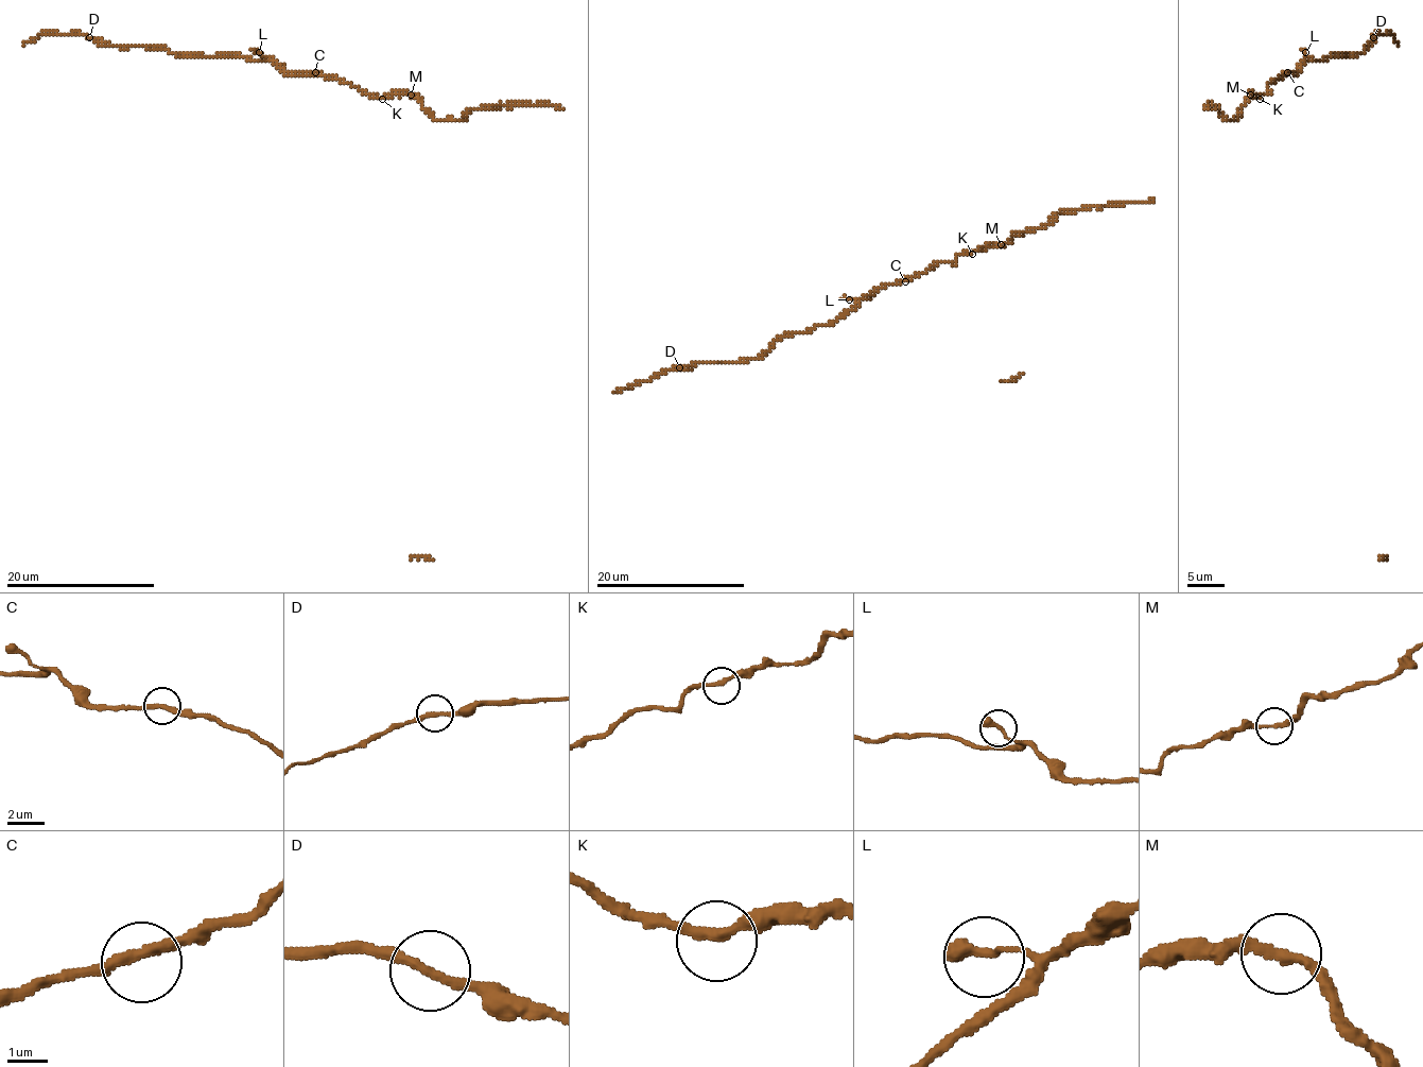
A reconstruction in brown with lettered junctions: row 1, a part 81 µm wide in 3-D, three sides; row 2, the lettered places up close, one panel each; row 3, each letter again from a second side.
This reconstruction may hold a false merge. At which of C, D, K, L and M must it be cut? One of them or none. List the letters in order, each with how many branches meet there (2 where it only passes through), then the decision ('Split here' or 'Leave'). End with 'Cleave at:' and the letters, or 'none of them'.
C: Branches: 2. Leave
D: Branches: 2. Leave
K: Branches: 2. Leave
L: Branches: 1. Leave
M: Branches: 2. Split here
Cleave at: M

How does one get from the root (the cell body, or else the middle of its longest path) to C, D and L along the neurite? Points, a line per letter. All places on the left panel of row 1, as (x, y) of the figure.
C: (422, 106), (410, 95), (370, 97), (335, 76), (318, 76), (315, 72)
D: (422, 106), (410, 95), (370, 97), (335, 76), (289, 74), (272, 59), (177, 56), (89, 37)
L: (422, 106), (410, 95), (370, 97), (335, 76), (289, 74), (259, 52)

